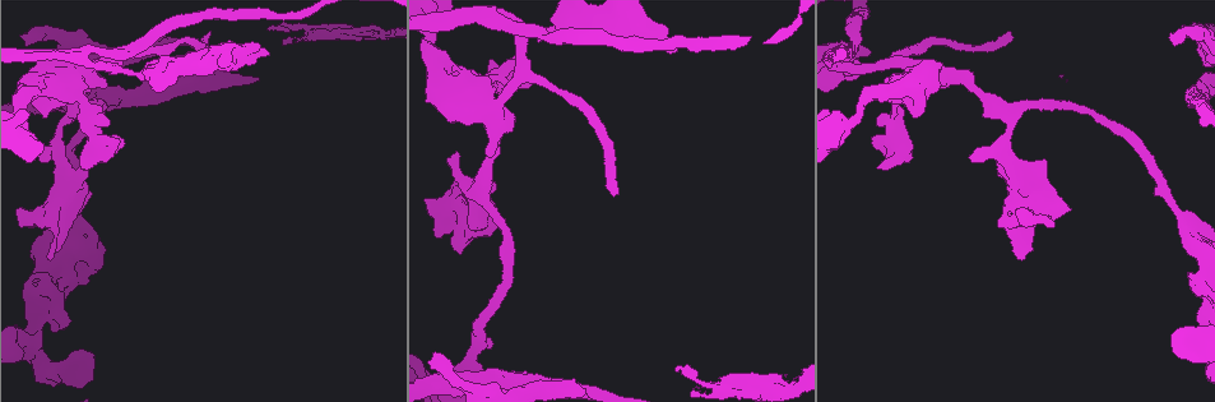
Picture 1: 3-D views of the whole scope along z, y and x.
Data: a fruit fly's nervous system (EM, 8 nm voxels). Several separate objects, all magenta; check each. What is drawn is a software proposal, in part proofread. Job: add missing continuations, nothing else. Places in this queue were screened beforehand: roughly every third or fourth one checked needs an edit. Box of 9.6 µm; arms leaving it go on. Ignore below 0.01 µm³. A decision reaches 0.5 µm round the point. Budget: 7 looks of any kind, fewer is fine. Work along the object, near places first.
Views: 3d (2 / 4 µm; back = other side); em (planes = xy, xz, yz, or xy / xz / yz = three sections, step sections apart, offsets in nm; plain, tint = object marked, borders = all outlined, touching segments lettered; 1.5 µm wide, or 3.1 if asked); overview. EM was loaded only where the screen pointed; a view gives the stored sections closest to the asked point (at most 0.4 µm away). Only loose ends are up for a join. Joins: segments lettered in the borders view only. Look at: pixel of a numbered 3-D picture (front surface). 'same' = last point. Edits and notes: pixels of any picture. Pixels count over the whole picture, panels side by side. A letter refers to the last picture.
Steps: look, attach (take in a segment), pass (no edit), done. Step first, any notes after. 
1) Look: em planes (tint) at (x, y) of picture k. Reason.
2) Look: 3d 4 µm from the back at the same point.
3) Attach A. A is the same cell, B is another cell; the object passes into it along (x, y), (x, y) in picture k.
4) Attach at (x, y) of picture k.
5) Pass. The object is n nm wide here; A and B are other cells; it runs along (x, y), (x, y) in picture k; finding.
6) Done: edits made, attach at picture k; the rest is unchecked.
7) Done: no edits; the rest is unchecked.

Look: em planes (borders) at (1174, 43) of picture 1. Free end.

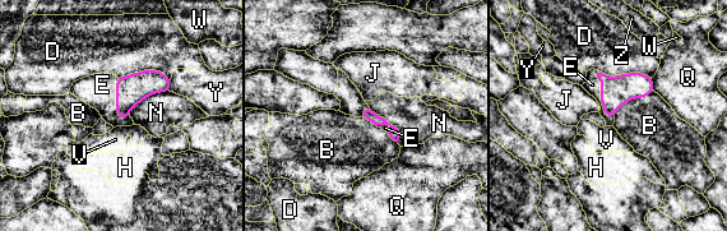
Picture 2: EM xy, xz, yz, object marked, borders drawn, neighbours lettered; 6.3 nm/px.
Attach E. E is the same cell, B, D, H, J, N, Q, V, W, Y and Z are other cells; the object passes into it along (616, 91), (601, 96), (592, 84) in picture 2; it goes on there.

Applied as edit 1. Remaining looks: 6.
Look: em xz step 8 (tint) at (363, 36) of picture 1. Branch stops here.

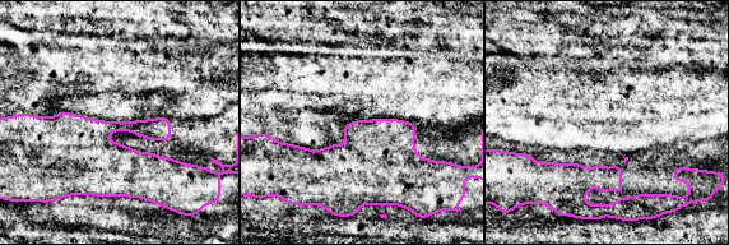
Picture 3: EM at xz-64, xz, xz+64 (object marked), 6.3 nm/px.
Look: em planes (borders) at the same point. Another direction.

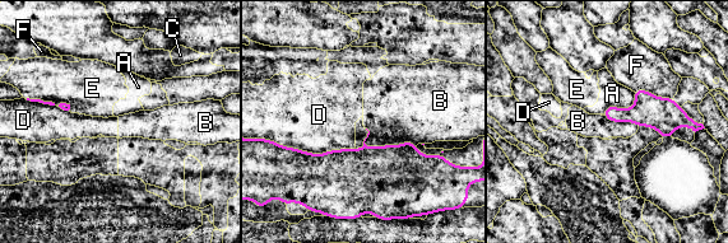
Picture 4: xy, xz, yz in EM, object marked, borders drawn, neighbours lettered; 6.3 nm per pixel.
Pass. A, B, C, D, E and F are other cells; a border runs along (366, 127), (367, 145), (416, 145) in picture 4; no lettered segment goes on from it.

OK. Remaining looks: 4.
Done: edits made, attach at picture 2; the rest is unchecked.

